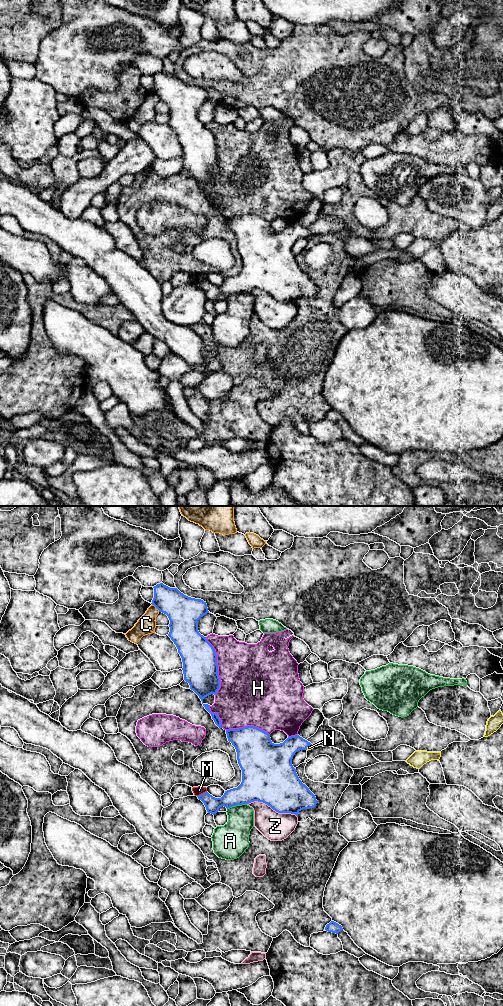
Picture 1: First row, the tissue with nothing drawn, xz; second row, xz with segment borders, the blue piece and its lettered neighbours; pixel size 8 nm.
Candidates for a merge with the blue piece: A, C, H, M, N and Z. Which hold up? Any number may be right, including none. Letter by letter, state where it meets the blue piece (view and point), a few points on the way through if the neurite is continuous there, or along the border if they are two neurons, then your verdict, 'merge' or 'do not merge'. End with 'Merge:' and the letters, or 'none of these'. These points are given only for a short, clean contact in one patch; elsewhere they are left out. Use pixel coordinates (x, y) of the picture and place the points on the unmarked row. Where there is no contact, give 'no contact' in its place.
A: xz (236, 292) | do not merge
C: xz (156, 95) | do not merge
H: xz (234, 217) | do not merge
M: xz (201, 282) | across xz (232, 285), (209, 289), (201, 282), (199, 278) | merge
N: xz (308, 233) | across xz (279, 244), (291, 233), (308, 233), (309, 235) | merge
Z: xz (272, 296) | do not merge
Merge: M, N

